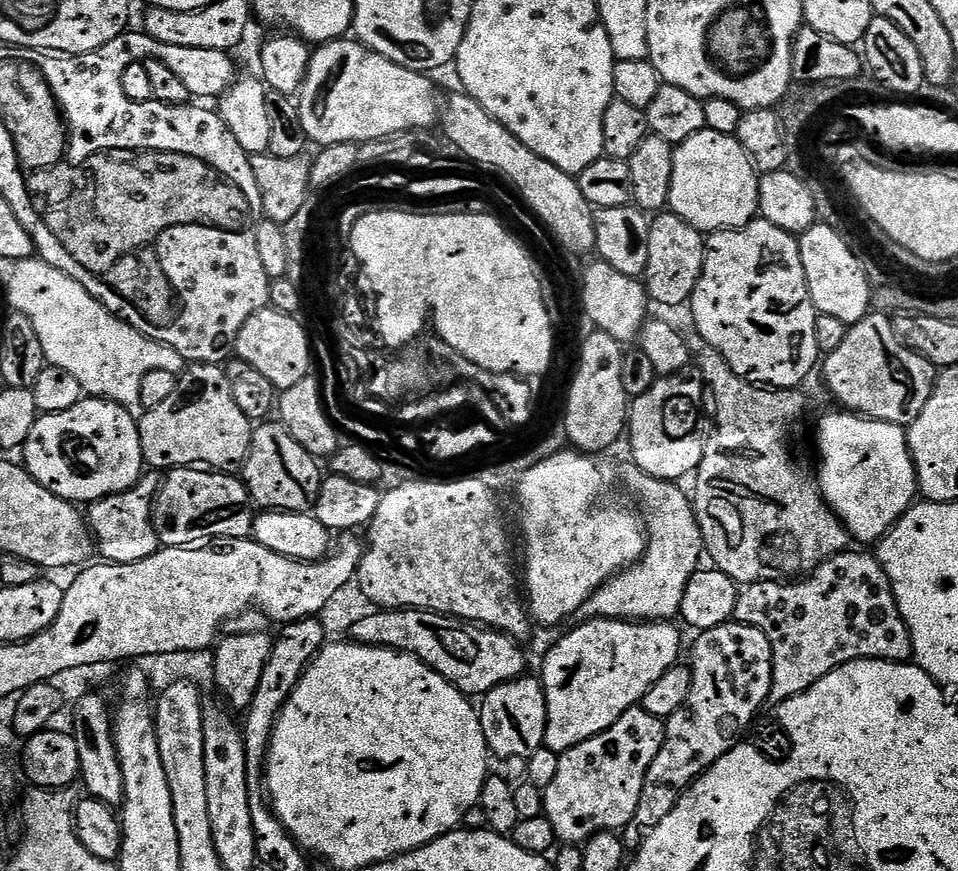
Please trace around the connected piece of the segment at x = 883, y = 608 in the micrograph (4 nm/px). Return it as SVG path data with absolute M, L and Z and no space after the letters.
M849 550L831 556L815 572L795 582L763 580L749 584L737 595L735 623L748 624L762 630L772 647L772 685L769 701L783 706L787 700L810 690L814 682L826 678L838 666L855 660L895 660L908 662L913 659L912 639L906 622L896 605L890 578L876 561L875 555Z

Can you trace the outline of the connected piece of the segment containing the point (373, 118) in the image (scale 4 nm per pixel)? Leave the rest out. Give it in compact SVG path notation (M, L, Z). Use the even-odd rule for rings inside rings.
M341 38L338 40L330 40L327 44L319 45L313 51L310 58L310 66L308 73L304 79L304 84L298 93L298 103L300 105L300 113L302 114L302 126L306 130L309 141L316 146L327 146L330 144L371 144L374 140L384 140L387 136L399 136L405 132L413 130L428 130L431 129L431 124L437 123L438 117L442 112L441 101L436 101L436 88L431 84L429 77L422 72L415 72L406 66L398 66L398 62L390 62L390 58L386 58L382 54L373 52L367 48L365 44L357 42L352 38Z

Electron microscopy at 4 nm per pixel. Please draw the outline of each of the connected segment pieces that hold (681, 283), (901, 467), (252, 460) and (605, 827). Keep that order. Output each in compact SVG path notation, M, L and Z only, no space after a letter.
M671 210L657 212L650 220L650 251L646 261L646 270L642 283L648 289L649 297L668 308L679 304L687 305L700 281L704 269L706 236L690 222L678 218Z
M836 410L840 412L828 412L820 420L820 426L816 434L816 448L820 451L820 472L818 471L818 483L820 485L820 493L823 494L824 500L836 511L836 515L843 521L844 527L848 529L849 537L853 541L861 540L869 546L875 545L882 539L886 533L893 528L902 518L902 514L906 514L906 510L911 508L918 500L918 485L916 483L916 467L912 461L912 455L908 449L907 431L899 424L891 424L890 422L882 422L881 420L869 420L867 416L861 416L847 410Z
M260 422L252 430L252 445L248 459L242 465L242 479L248 486L253 505L261 509L311 513L316 506L322 479L322 471L316 464L319 464L317 457L298 446L283 424Z
M637 706L626 710L622 714L622 718L618 718L618 722L614 722L602 734L598 734L594 738L590 738L586 742L582 742L578 746L574 746L570 750L560 753L560 761L558 762L558 774L554 778L554 782L550 782L548 788L543 789L544 794L544 815L548 817L550 826L554 826L554 834L557 841L564 846L580 846L592 839L600 832L613 832L617 830L624 830L629 827L628 824L636 816L636 811L640 808L640 799L644 796L644 788L646 792L646 785L649 783L648 772L652 769L654 758L658 758L660 748L664 745L664 726L665 721L659 716L650 714L642 706Z

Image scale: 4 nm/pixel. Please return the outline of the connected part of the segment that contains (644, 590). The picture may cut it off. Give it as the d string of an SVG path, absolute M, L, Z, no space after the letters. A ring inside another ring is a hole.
M626 460L619 468L618 474L621 482L642 502L644 513L642 516L648 545L645 554L639 563L617 573L599 588L584 603L579 610L581 619L615 619L635 620L637 622L664 622L673 619L681 608L682 595L685 594L686 583L699 569L700 558L704 556L705 546L701 527L698 526L695 507L691 497L680 488L677 481L654 478L647 475L637 464Z

